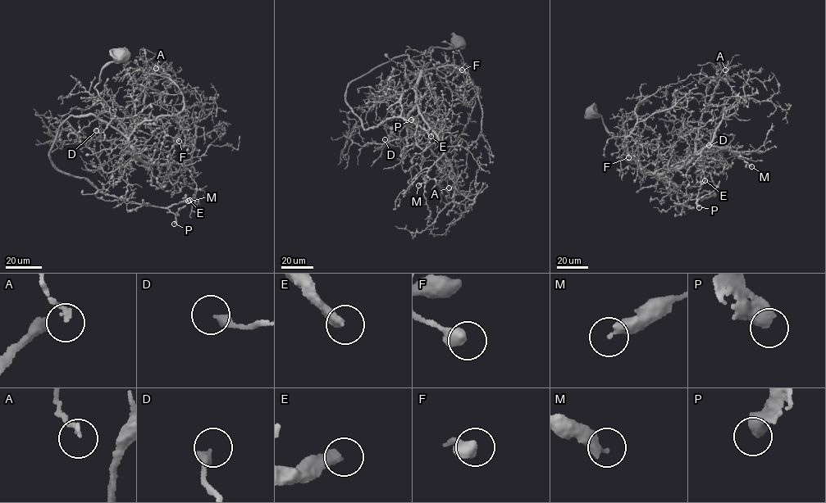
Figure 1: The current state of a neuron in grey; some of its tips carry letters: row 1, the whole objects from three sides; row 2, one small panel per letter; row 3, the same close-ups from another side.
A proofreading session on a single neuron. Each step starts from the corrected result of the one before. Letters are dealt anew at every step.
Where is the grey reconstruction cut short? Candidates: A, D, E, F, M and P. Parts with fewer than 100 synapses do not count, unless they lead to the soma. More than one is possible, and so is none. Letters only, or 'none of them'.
E, P

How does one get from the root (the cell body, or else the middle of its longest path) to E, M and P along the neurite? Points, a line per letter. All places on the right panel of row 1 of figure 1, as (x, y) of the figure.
E: (591, 114), (640, 163), (626, 160), (672, 190), (714, 194), (706, 198), (695, 197), (705, 180)
M: (591, 114), (602, 117), (642, 172), (687, 165), (713, 145), (737, 151), (751, 166)
P: (591, 114), (640, 163), (626, 159), (631, 163), (676, 192), (714, 194), (696, 196), (699, 207)

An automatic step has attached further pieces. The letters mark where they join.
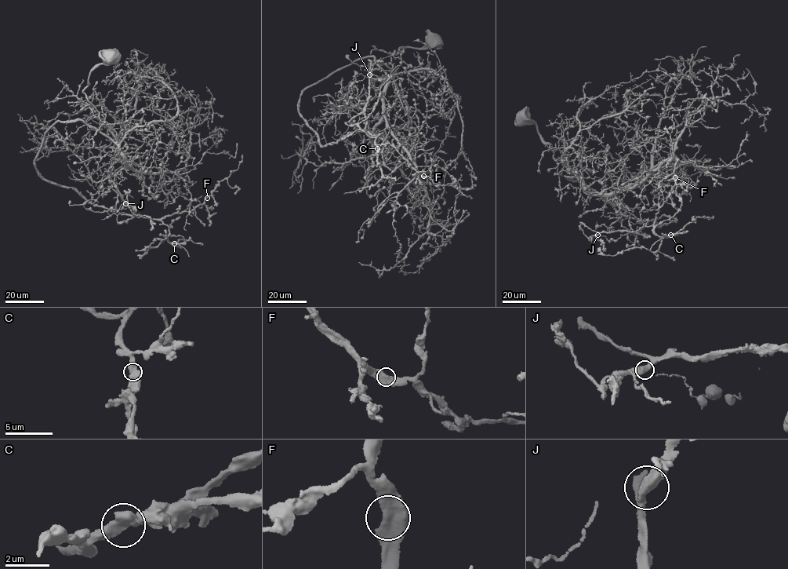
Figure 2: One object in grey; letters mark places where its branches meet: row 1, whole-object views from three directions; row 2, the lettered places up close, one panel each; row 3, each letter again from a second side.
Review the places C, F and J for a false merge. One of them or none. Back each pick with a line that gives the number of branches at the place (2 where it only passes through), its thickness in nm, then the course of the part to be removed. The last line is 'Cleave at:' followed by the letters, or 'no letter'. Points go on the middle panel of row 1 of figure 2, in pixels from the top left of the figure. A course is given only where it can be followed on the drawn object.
Cleave at: no letter

